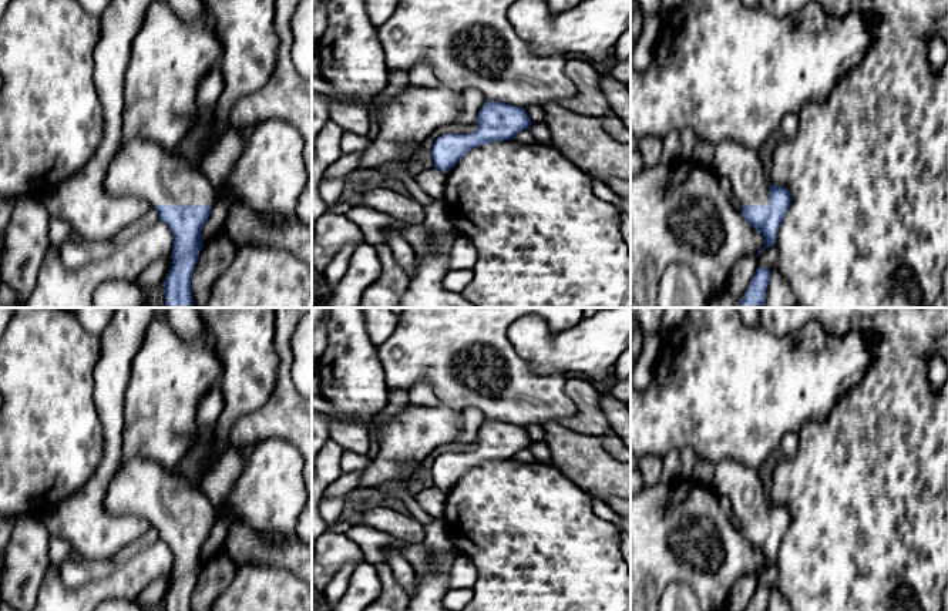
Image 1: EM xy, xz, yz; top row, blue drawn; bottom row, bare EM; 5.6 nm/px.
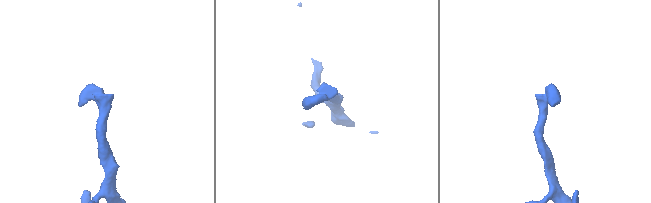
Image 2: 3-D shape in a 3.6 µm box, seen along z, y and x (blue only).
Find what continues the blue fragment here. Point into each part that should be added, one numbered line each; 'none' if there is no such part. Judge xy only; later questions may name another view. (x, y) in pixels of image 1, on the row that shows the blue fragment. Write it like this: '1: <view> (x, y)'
1: xy (141, 168)

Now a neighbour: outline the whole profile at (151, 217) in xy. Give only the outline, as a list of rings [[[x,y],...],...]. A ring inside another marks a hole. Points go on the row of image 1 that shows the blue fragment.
[[[151,207],[144,216],[125,226],[121,232],[112,236],[111,241],[118,248],[121,248],[125,244],[128,244],[132,238],[135,238],[139,232],[142,232],[147,228],[151,228],[157,222],[159,222],[159,212],[154,207]]]

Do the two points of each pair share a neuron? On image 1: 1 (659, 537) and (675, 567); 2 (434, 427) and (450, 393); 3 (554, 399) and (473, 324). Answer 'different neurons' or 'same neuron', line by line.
1: same neuron
2: different neurons
3: same neuron

